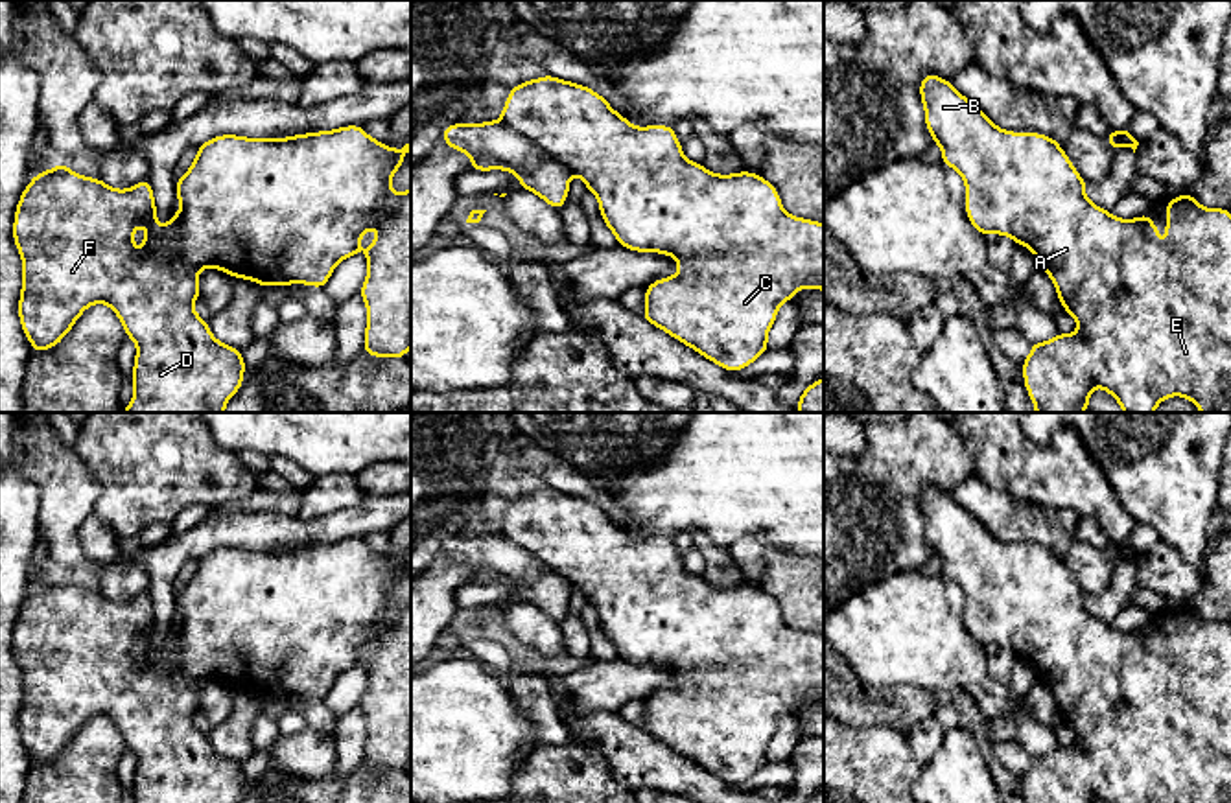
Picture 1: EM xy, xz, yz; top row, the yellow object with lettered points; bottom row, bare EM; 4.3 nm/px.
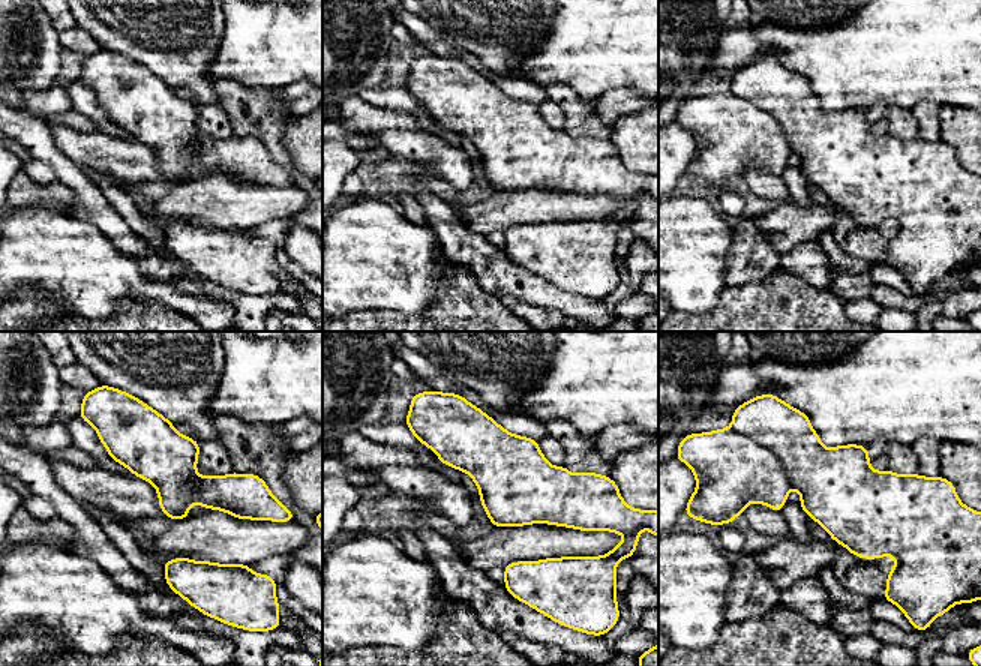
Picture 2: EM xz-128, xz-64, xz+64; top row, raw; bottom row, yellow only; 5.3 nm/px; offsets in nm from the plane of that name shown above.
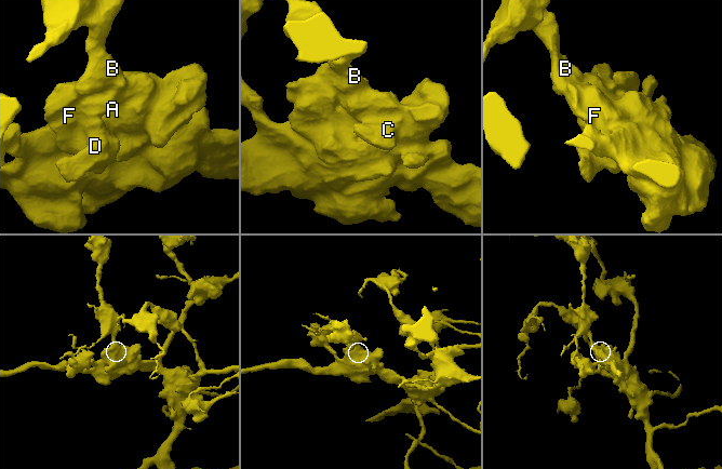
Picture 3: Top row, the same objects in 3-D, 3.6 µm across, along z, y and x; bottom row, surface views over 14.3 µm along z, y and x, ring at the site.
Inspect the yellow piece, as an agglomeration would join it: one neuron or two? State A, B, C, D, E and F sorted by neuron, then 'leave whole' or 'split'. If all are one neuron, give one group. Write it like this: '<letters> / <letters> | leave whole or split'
A B C D E F | leave whole

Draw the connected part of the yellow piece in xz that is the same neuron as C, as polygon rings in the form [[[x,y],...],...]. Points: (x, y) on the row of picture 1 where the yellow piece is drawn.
[[[555,76],[536,77],[510,88],[501,120],[451,123],[440,138],[450,149],[472,157],[470,169],[505,169],[514,173],[522,190],[542,197],[560,210],[569,193],[569,177],[579,175],[597,201],[604,225],[617,245],[634,252],[660,252],[678,260],[678,274],[645,287],[643,319],[693,348],[728,372],[739,372],[768,350],[768,330],[778,308],[802,287],[824,291],[824,225],[787,214],[778,190],[759,173],[717,175],[687,160],[673,127],[636,127],[595,90]]]

